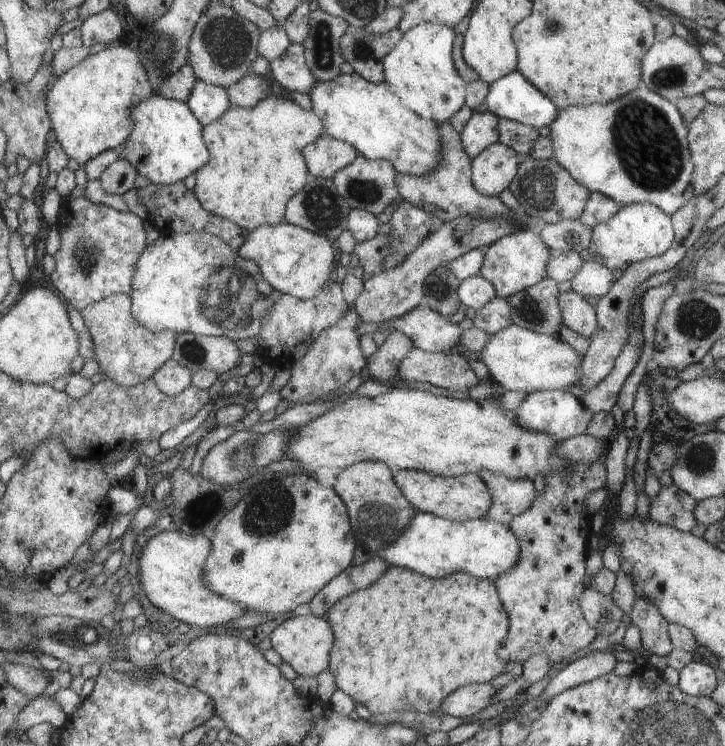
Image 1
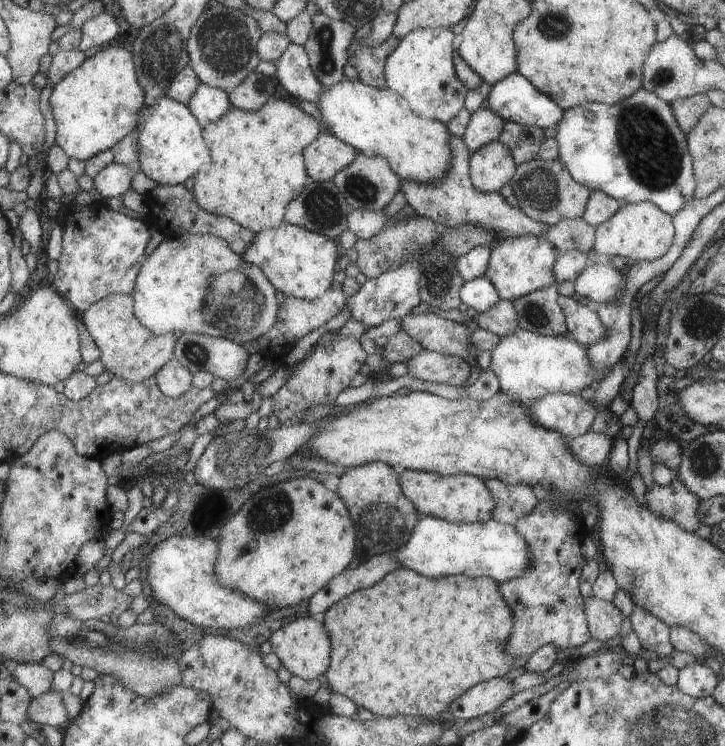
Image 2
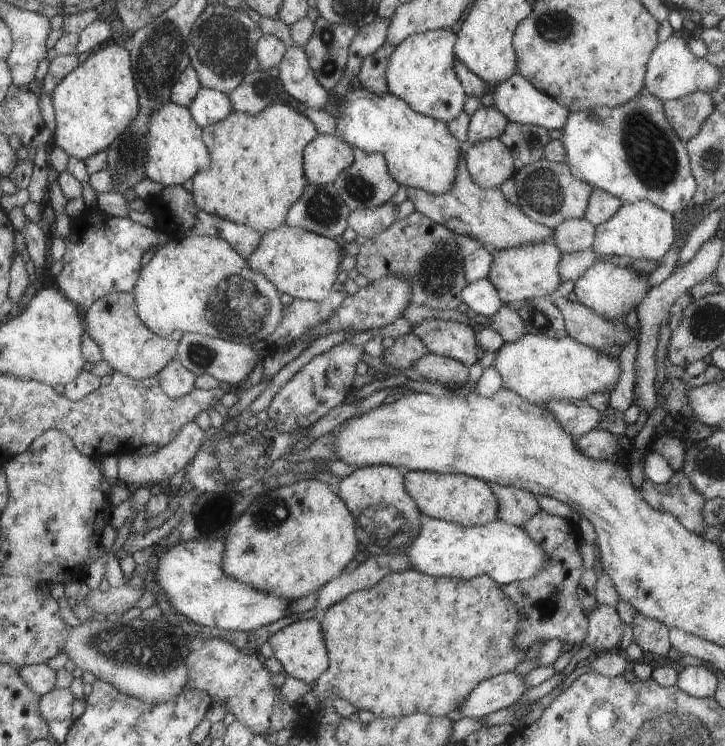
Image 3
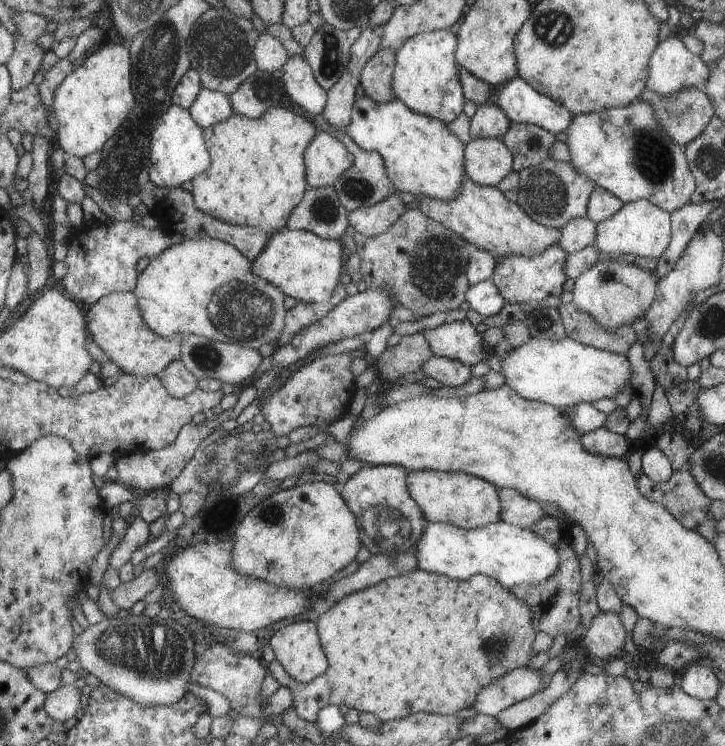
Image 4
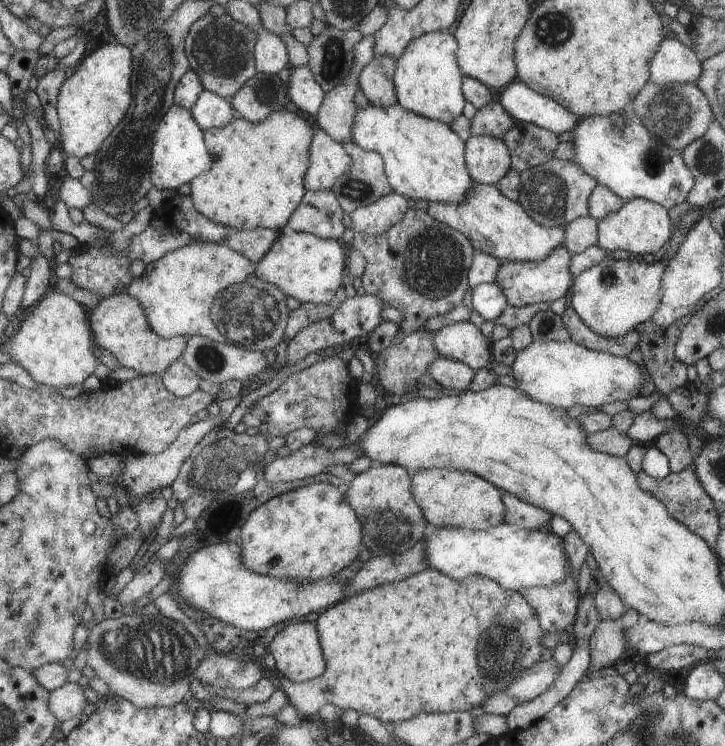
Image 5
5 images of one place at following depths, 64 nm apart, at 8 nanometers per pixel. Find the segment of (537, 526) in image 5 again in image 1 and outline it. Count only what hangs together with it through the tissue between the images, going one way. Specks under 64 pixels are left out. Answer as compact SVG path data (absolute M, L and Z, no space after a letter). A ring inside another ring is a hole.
M480 470L478 475L489 488L492 499L485 520L509 525L514 517L533 504L536 493L532 479L507 478L503 474L493 474L489 470Z

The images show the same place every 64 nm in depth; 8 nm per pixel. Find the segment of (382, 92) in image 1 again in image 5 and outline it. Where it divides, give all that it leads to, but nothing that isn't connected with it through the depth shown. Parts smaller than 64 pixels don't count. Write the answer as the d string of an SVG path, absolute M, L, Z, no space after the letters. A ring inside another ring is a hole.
M398 102L391 106L380 107L368 103L363 108L355 107L355 116L351 124L352 141L366 151L375 151L382 155L386 177L393 192L412 198L436 203L463 204L474 192L475 183L470 178L465 162L465 143L459 139L449 125L431 120L411 111L406 111Z

